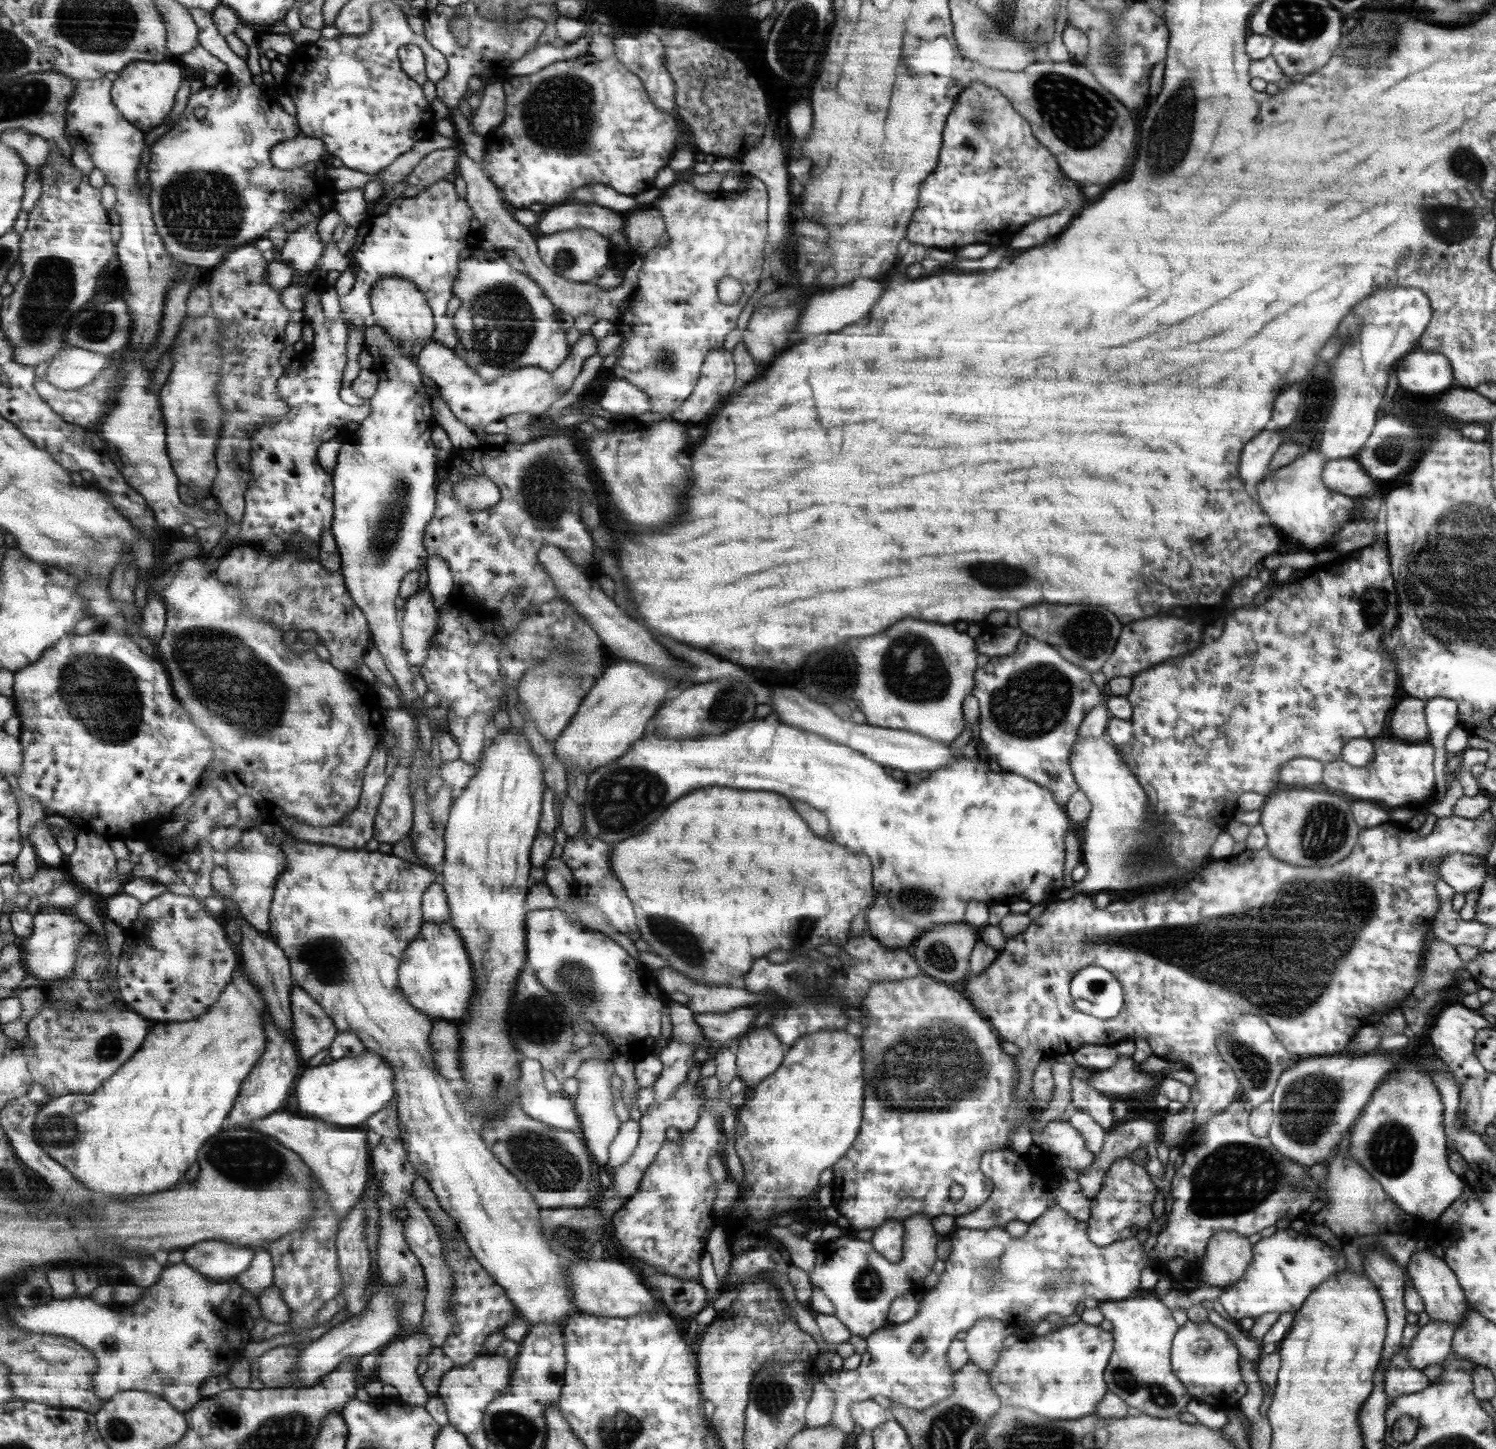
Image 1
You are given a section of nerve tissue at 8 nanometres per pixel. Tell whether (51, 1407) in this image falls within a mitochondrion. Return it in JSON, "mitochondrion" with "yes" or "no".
{"mitochondrion":"no"}

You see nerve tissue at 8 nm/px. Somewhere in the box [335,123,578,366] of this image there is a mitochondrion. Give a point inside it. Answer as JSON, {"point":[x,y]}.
{"point":[564,259]}

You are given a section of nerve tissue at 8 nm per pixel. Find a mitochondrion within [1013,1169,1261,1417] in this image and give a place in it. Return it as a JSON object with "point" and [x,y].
{"point":[1124,1378]}

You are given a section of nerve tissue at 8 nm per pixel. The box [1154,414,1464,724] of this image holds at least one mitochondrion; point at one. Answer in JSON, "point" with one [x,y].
{"point":[1367,613]}

